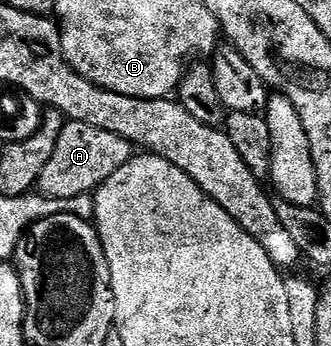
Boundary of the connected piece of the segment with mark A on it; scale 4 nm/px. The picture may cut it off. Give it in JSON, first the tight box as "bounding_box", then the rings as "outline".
{"bounding_box":[37,120,133,200],"outline":[[[67,120],[54,153],[38,179],[37,192],[56,200],[70,200],[91,194],[104,184],[106,177],[114,177],[114,173],[118,173],[118,169],[122,169],[122,165],[126,165],[133,154],[132,143],[126,137],[106,133],[106,129],[97,129],[88,122]]]}

